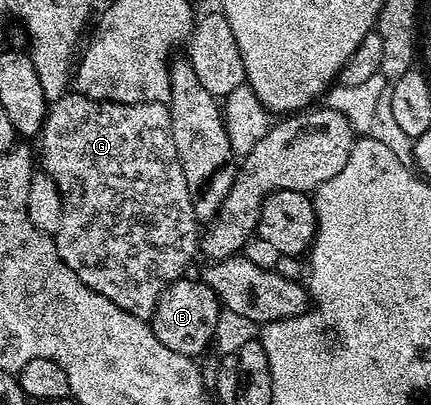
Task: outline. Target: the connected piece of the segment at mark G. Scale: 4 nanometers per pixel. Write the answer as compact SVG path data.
M66 91L58 101L48 106L45 122L39 134L41 141L40 168L53 180L59 189L63 215L59 219L59 227L55 234L57 254L79 275L79 279L91 291L103 295L115 303L123 311L142 319L149 319L157 306L161 293L172 281L182 280L185 268L199 253L199 222L193 214L193 200L187 187L187 179L183 179L183 167L179 163L179 155L175 151L175 139L171 131L171 115L168 104L159 101L140 101L139 103L119 103L118 101L96 101L76 91Z

